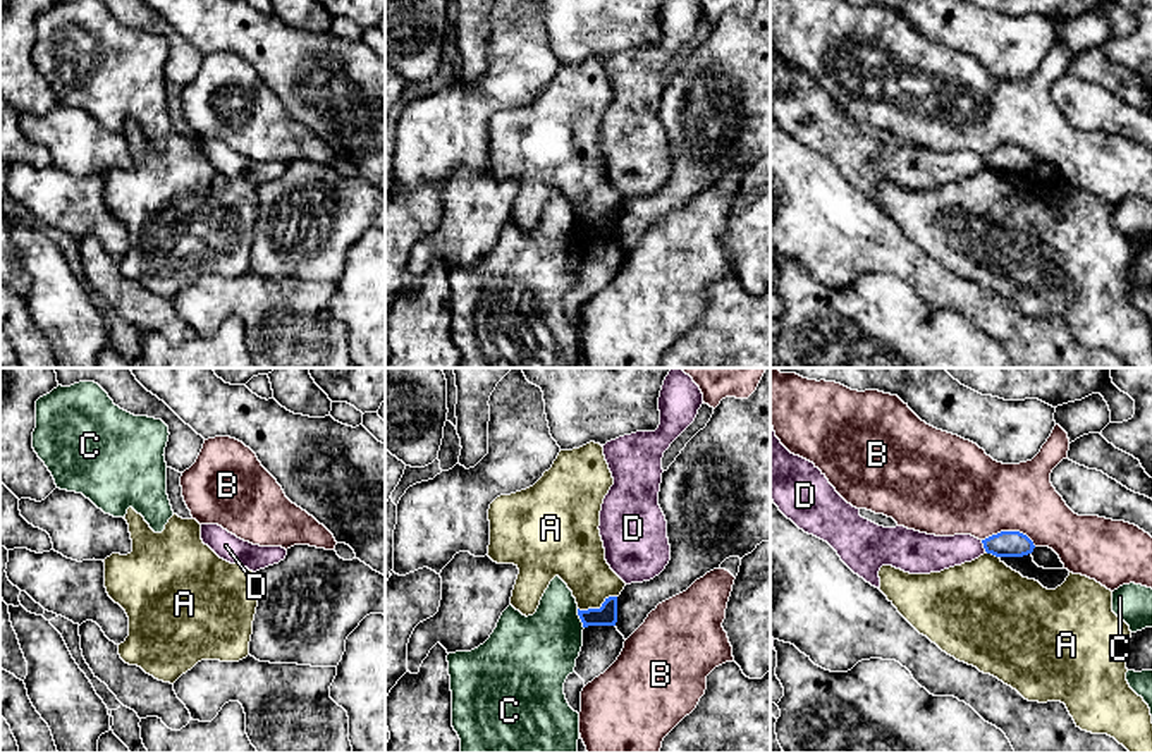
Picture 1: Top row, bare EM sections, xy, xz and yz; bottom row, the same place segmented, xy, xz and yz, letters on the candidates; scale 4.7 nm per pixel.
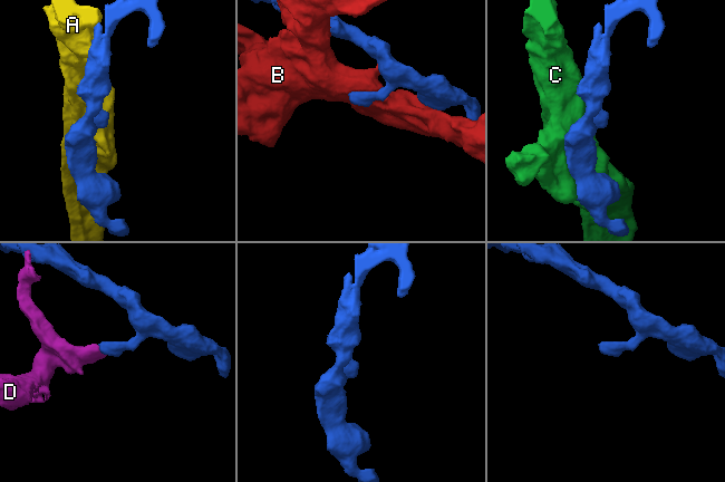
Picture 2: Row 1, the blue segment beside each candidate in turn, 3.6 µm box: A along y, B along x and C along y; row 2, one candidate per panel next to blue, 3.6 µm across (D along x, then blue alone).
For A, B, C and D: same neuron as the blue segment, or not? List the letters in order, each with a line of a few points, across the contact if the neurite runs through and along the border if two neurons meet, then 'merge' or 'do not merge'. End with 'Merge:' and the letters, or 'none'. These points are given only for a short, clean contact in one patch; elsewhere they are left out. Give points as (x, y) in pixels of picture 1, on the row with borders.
A: do not merge
B: do not merge
C: do not merge
D: line yz (980, 540), (986, 550); do not merge
Merge: none

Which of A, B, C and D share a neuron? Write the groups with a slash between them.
A / B / C / D

